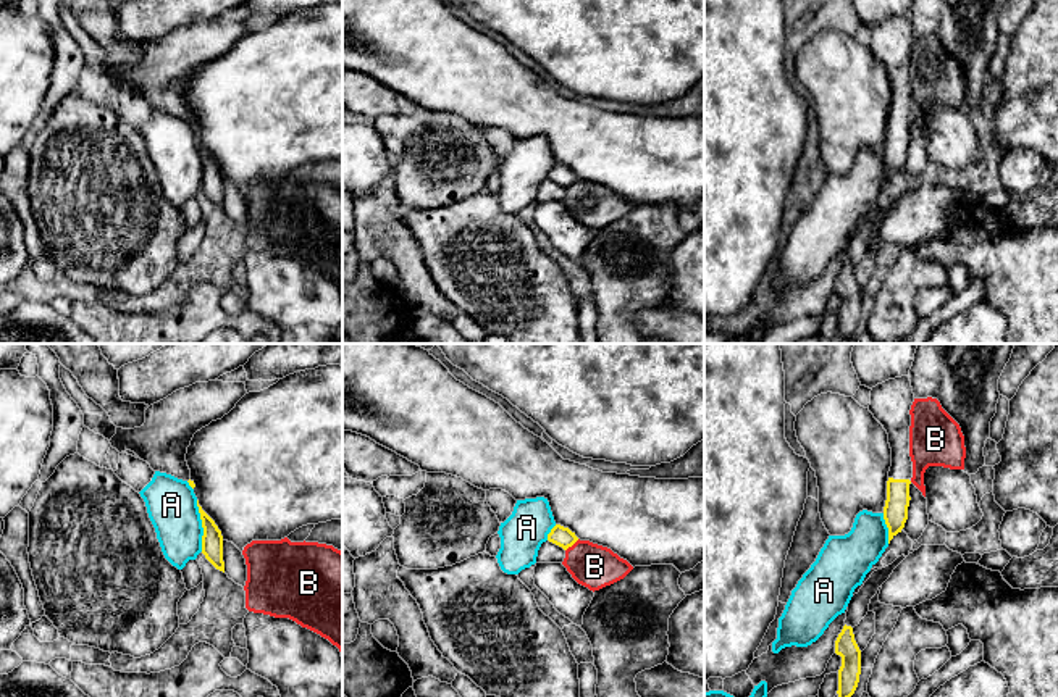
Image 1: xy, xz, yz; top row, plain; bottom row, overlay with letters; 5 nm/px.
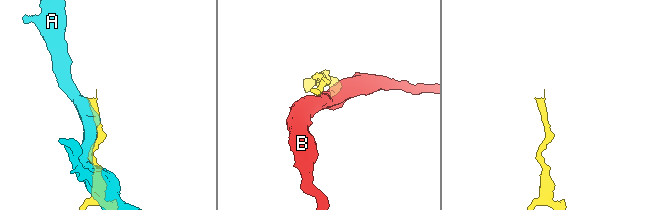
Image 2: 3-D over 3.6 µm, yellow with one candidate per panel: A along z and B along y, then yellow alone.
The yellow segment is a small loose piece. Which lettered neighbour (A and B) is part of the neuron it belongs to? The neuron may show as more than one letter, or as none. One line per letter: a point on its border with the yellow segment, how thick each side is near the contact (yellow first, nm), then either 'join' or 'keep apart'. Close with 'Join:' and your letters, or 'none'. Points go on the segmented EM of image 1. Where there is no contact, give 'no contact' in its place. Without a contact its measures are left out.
A: meets yellow in xy at (202, 526); 110 nm thick on the yellow side, 260 nm on the other; keep apart
B: meets yellow in xz at (572, 544); 100 nm thick on the yellow side, 220 nm on the other; keep apart
Join: none

